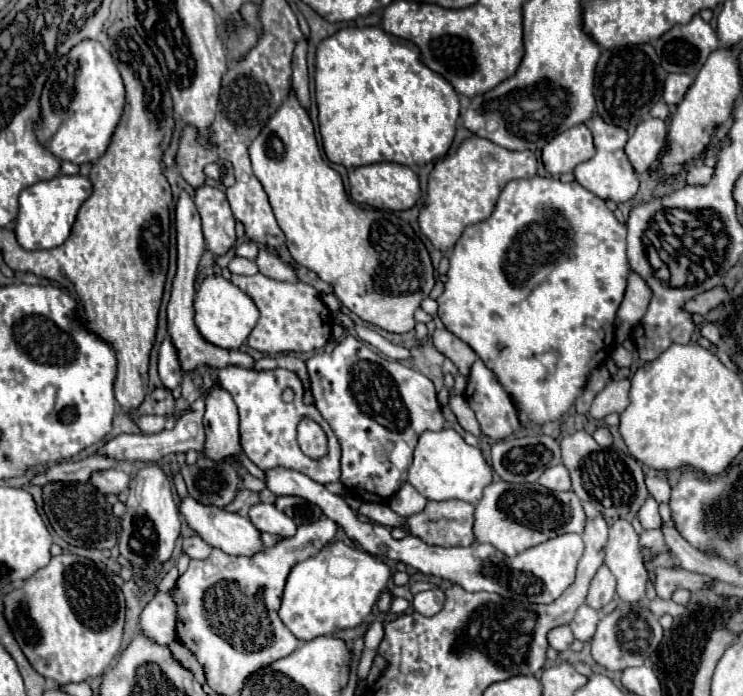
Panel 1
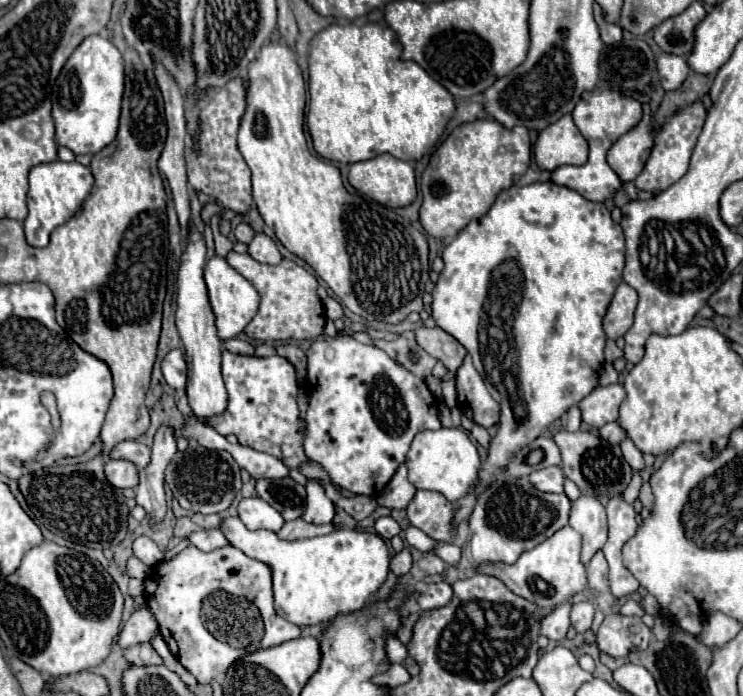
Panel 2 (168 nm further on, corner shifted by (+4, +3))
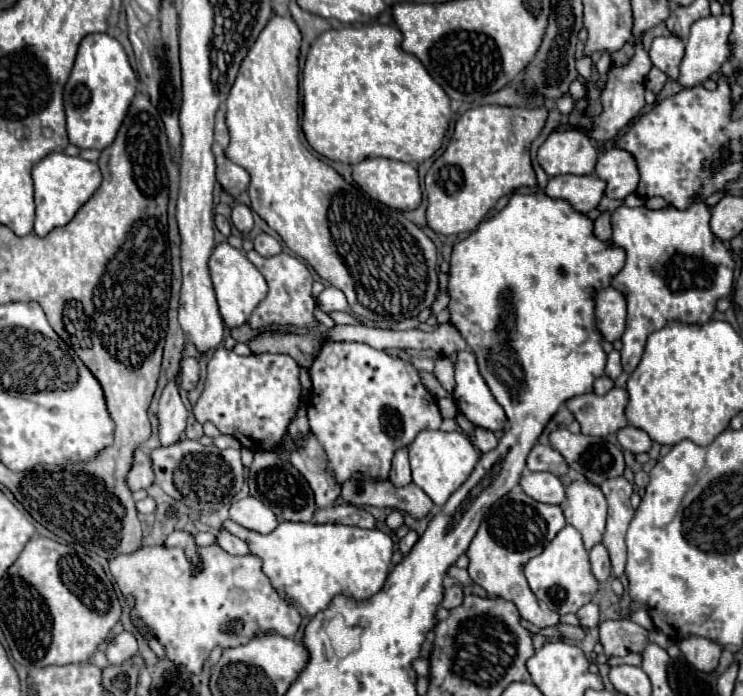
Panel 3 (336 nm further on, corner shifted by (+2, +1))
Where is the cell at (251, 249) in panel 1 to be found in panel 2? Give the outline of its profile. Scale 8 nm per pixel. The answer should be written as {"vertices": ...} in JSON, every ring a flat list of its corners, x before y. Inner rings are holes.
{"vertices":[[239,222,239,224,237,224,237,228,235,228,235,238,237,238,239,242,249,244,249,242,253,240,253,236,255,236,255,230,253,230,253,226,251,226,249,222]]}

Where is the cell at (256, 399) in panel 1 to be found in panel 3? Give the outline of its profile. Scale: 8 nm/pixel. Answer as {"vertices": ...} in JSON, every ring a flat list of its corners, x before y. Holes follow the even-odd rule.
{"vertices":[[219,346,207,364,205,388,193,406,199,424,213,422,221,434,235,436,241,446,263,452,277,450,299,408,299,366,285,354,251,354,237,356,233,350]]}

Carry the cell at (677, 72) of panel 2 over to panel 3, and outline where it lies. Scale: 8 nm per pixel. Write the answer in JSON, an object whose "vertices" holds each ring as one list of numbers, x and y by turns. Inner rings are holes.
{"vertices":[[661,36,655,38,649,50,649,58,653,66,669,76,669,80,679,78,679,64,685,54,685,44,677,36]]}

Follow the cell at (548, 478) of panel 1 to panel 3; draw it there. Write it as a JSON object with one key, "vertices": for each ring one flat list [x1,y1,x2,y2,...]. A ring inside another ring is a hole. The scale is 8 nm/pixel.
{"vertices":[[533,472,521,478,521,488,537,502,561,504,565,500,563,482,551,472]]}

